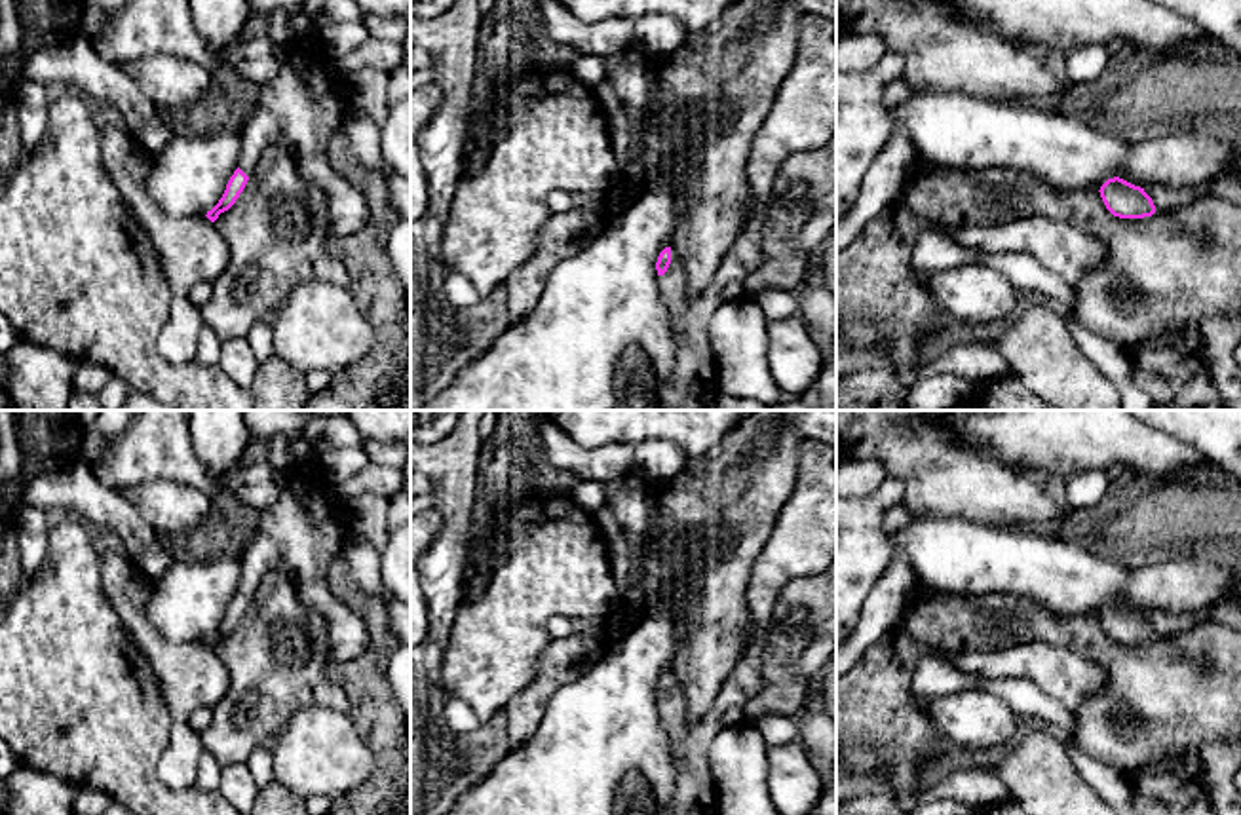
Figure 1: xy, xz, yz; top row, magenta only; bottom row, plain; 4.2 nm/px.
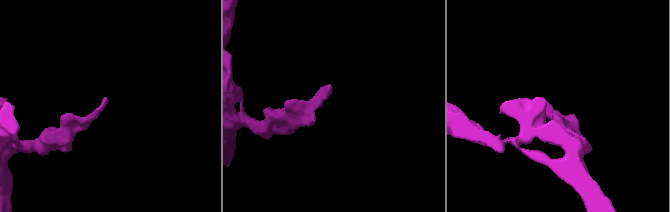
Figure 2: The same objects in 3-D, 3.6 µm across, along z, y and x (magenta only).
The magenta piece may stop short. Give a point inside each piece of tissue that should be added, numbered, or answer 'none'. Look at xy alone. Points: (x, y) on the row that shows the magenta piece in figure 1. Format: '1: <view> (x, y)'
1: xy (301, 109)

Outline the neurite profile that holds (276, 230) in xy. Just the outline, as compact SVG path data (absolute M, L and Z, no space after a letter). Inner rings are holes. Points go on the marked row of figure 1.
M270 144L236 203L219 215L215 228L226 239L230 260L215 279L211 298L200 306L203 325L220 340L245 338L260 321L272 321L289 293L302 281L327 281L348 287L346 266L329 253L325 196L308 182L291 152Z

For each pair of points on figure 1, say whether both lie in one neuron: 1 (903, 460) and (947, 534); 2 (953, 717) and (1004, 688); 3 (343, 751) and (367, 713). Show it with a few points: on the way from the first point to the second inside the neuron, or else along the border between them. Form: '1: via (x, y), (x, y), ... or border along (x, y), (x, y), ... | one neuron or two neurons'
1: border along (915, 515), (962, 517), (981, 525) | two neurons
2: border along (947, 694), (991, 692), (1025, 722) | two neurons
3: border along (344, 713), (371, 753), (373, 772) | two neurons

